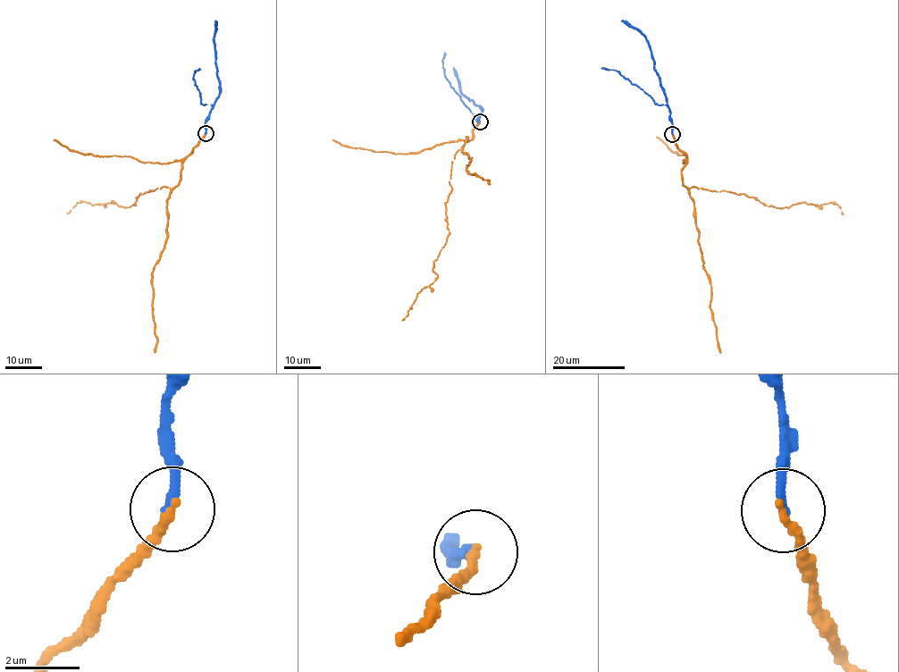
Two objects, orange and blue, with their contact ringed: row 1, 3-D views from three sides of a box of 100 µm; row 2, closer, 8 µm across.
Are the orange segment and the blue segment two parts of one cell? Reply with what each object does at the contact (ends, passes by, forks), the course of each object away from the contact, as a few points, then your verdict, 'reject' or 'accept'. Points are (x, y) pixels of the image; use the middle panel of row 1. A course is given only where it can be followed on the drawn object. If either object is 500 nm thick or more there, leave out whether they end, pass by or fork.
orange ends | blue ends | orange via (480, 121), (452, 162), (452, 190), (445, 207), (449, 231), (432, 268), (438, 277), (416, 294), (402, 320) | blue via (480, 121), (476, 121), (483, 110), (461, 94), (454, 67) | accept

